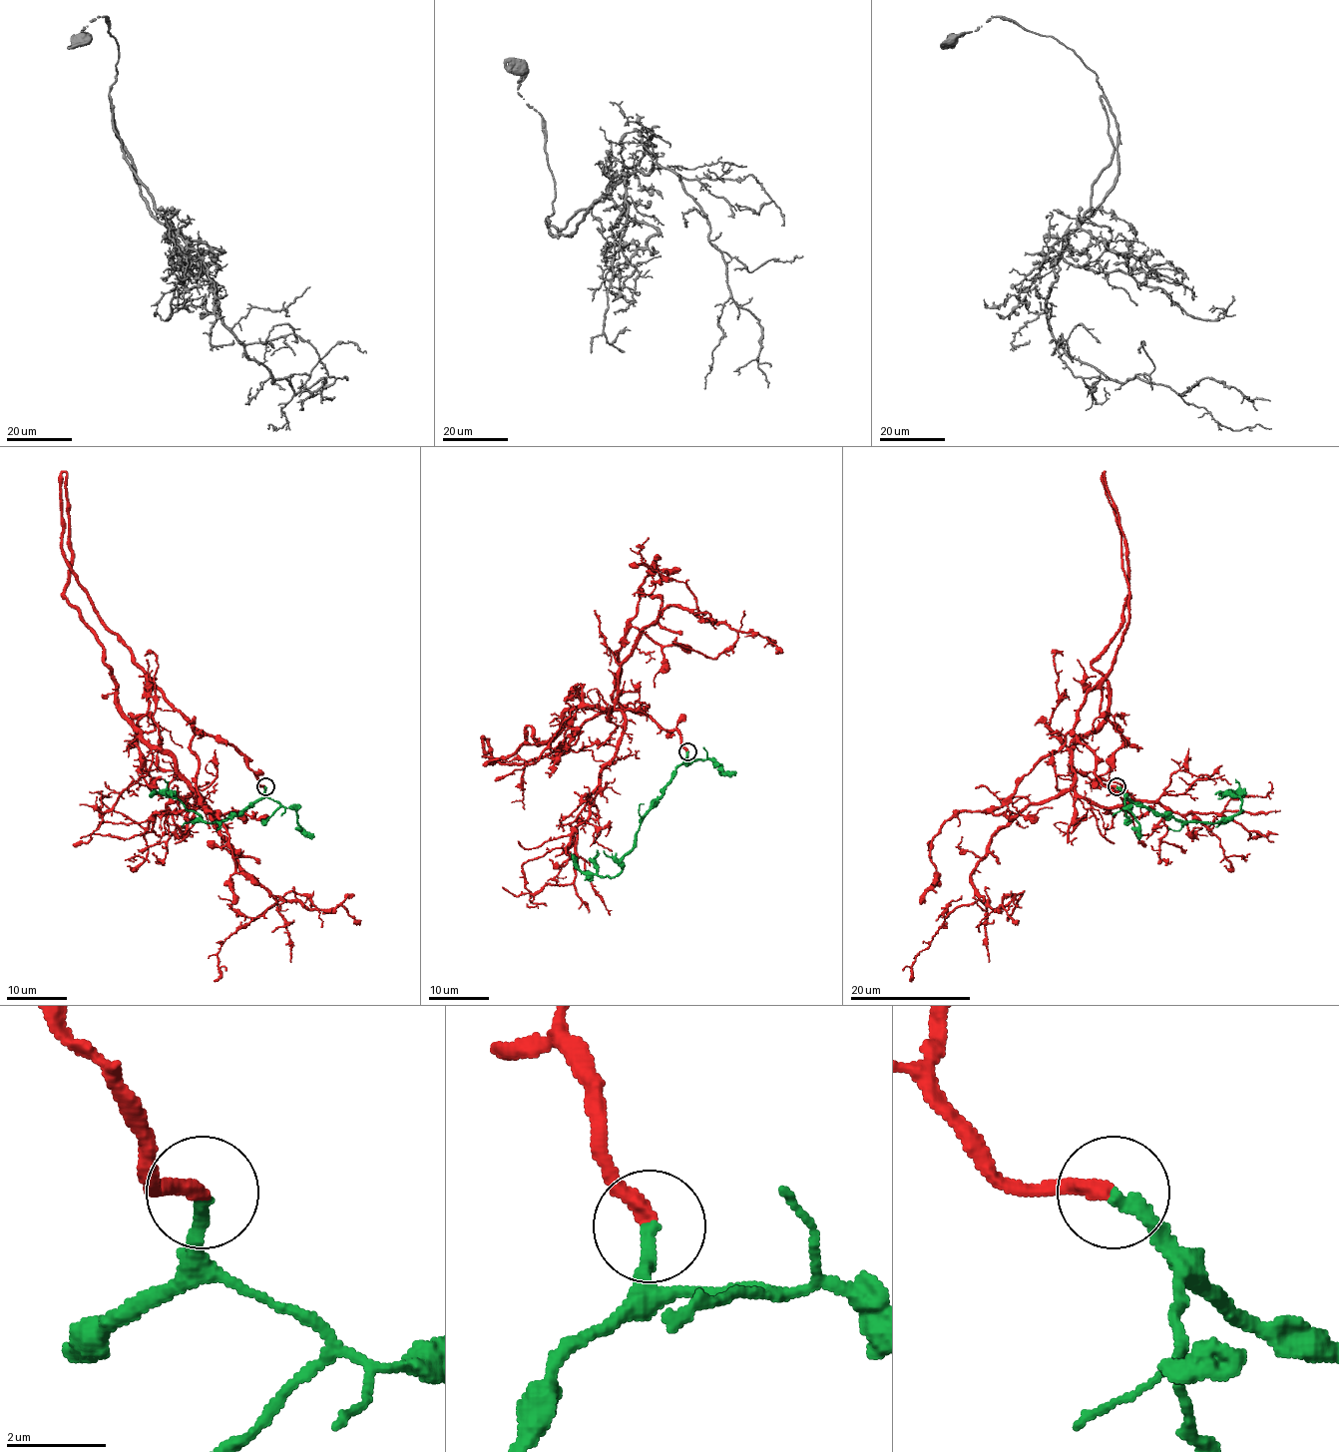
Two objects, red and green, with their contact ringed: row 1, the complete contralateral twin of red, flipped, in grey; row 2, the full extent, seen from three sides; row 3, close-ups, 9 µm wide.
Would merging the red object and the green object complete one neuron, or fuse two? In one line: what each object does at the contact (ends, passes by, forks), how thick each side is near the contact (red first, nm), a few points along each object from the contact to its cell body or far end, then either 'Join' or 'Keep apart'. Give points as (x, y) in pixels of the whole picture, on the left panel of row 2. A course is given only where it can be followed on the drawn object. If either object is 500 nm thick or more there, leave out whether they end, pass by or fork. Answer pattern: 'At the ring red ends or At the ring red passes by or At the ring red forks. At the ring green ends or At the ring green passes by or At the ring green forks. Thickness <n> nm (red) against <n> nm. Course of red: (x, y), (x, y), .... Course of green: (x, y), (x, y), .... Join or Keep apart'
At the ring red ends. At the ring green ends. Thickness 300 nm (red) against 280 nm. Course of red: (265, 787), (154, 688), (154, 729), (142, 735), (175, 761), (244, 870), (315, 906), (286, 891), (250, 918). Course of green: (265, 787), (265, 793), (242, 812), (232, 814), (226, 820), (207, 823), (178, 799), (157, 793), (149, 796). Join

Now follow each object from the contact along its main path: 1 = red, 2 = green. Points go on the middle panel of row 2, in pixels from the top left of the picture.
1: (687, 751), (629, 709), (571, 736), (564, 714), (615, 703), (667, 608), (737, 632), (714, 658), (672, 641)
2: (687, 751), (649, 811), (621, 870), (614, 876), (588, 875), (571, 854)

